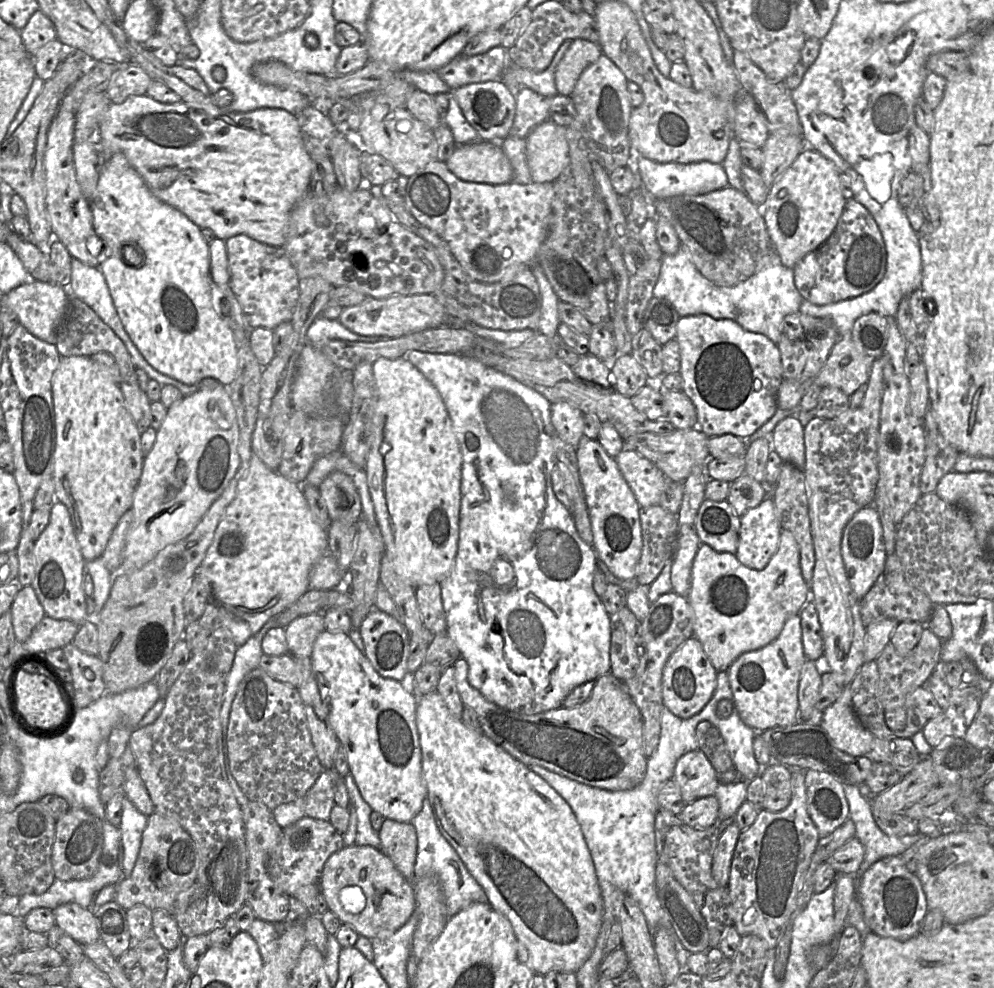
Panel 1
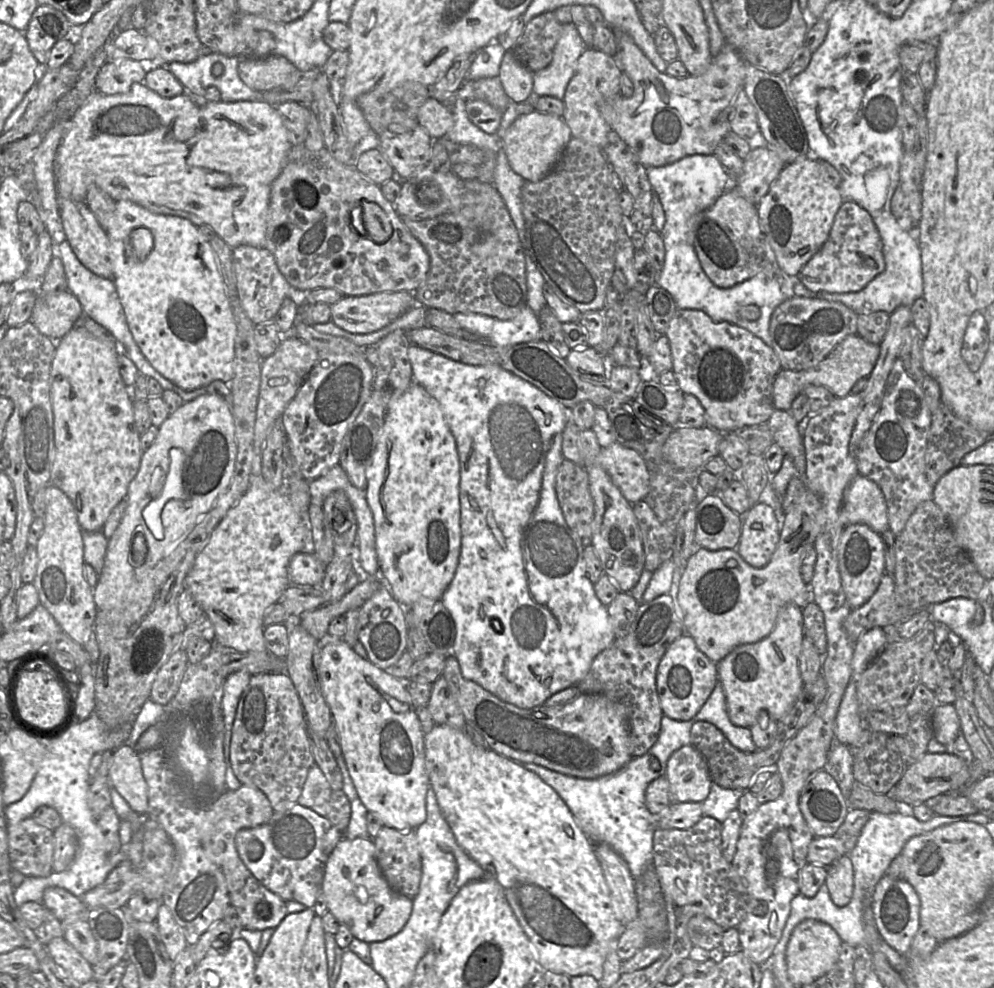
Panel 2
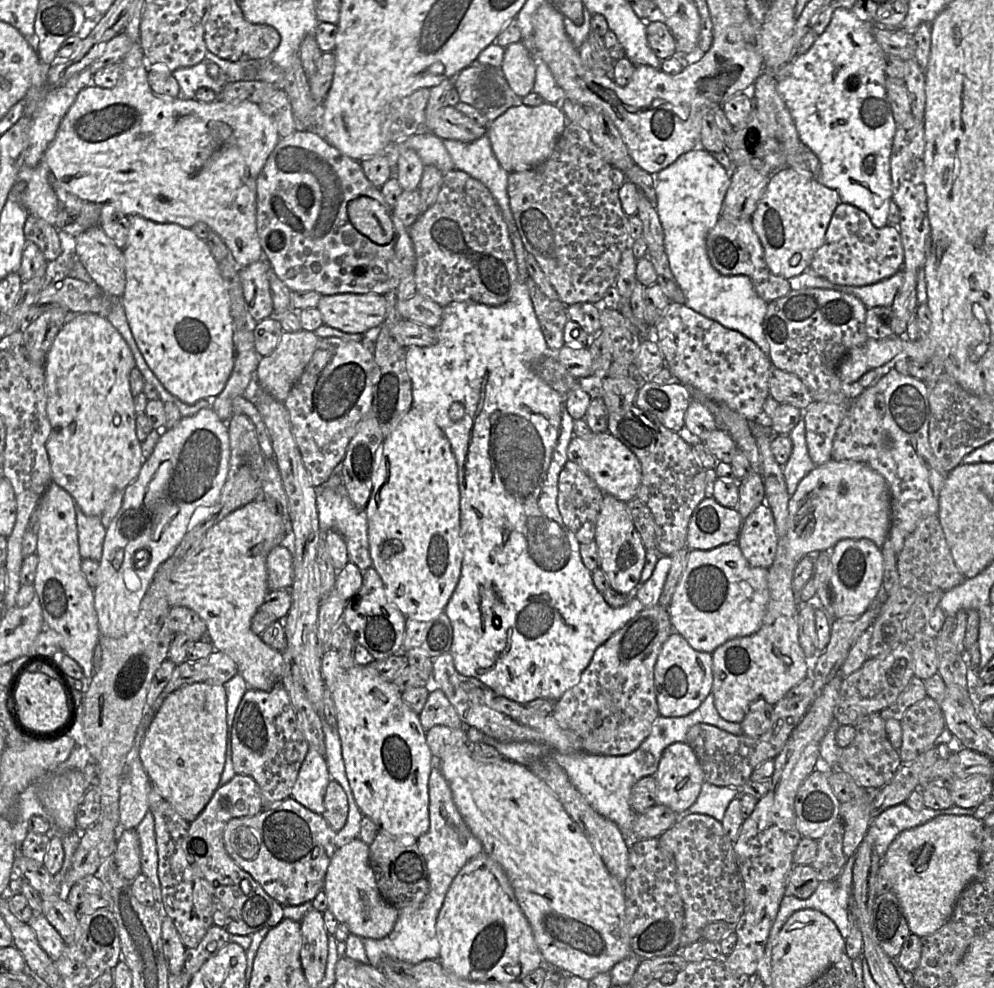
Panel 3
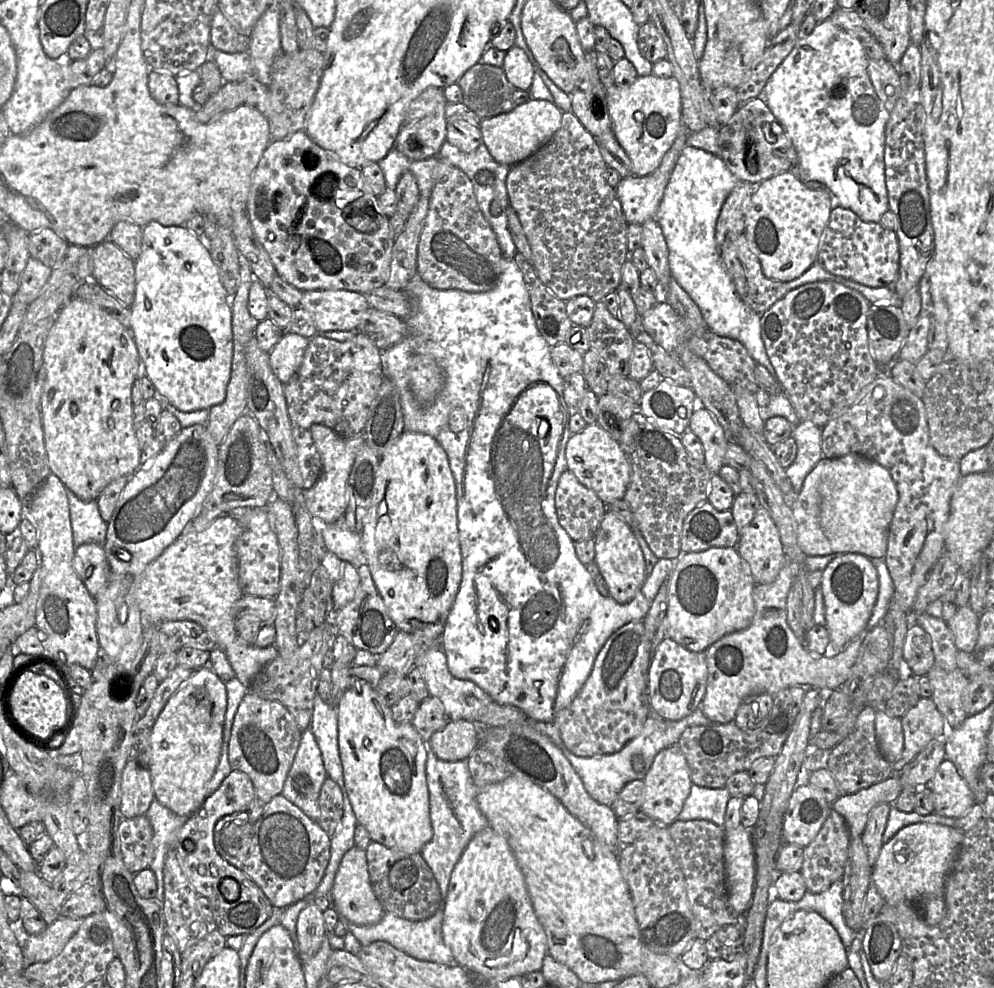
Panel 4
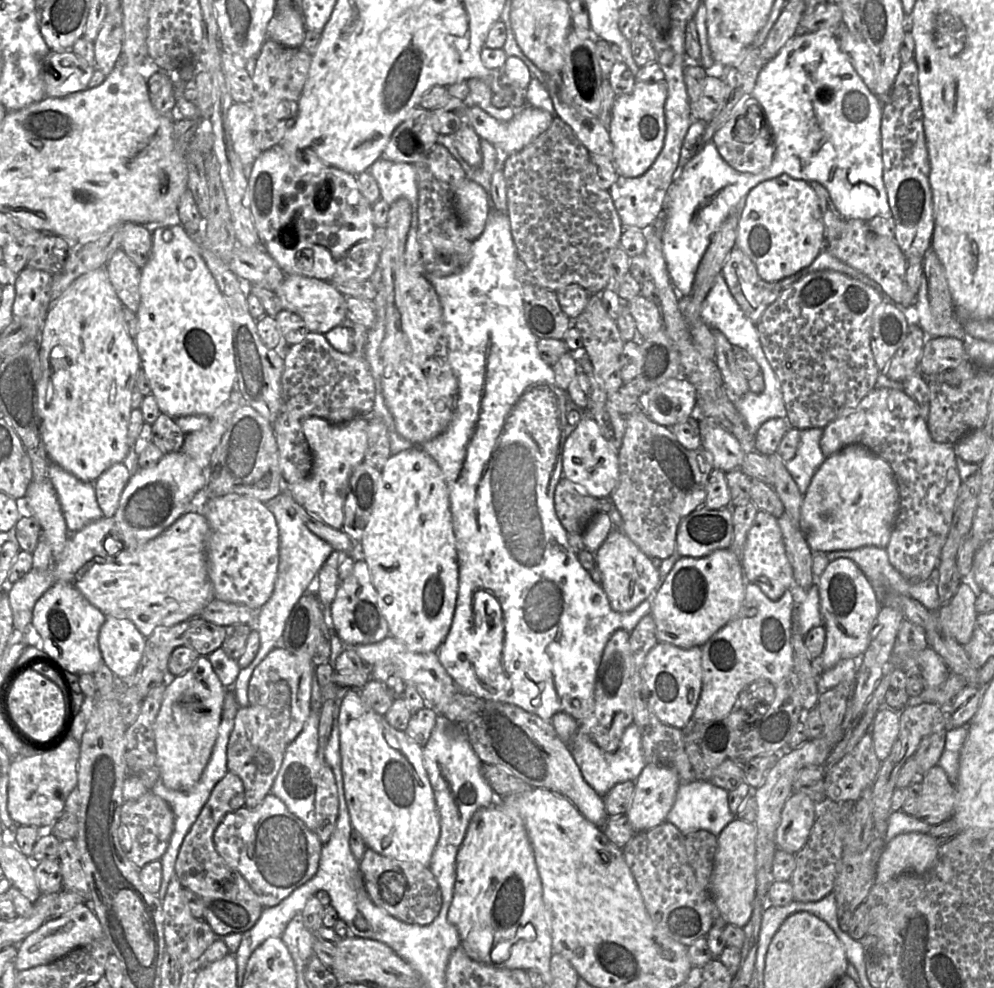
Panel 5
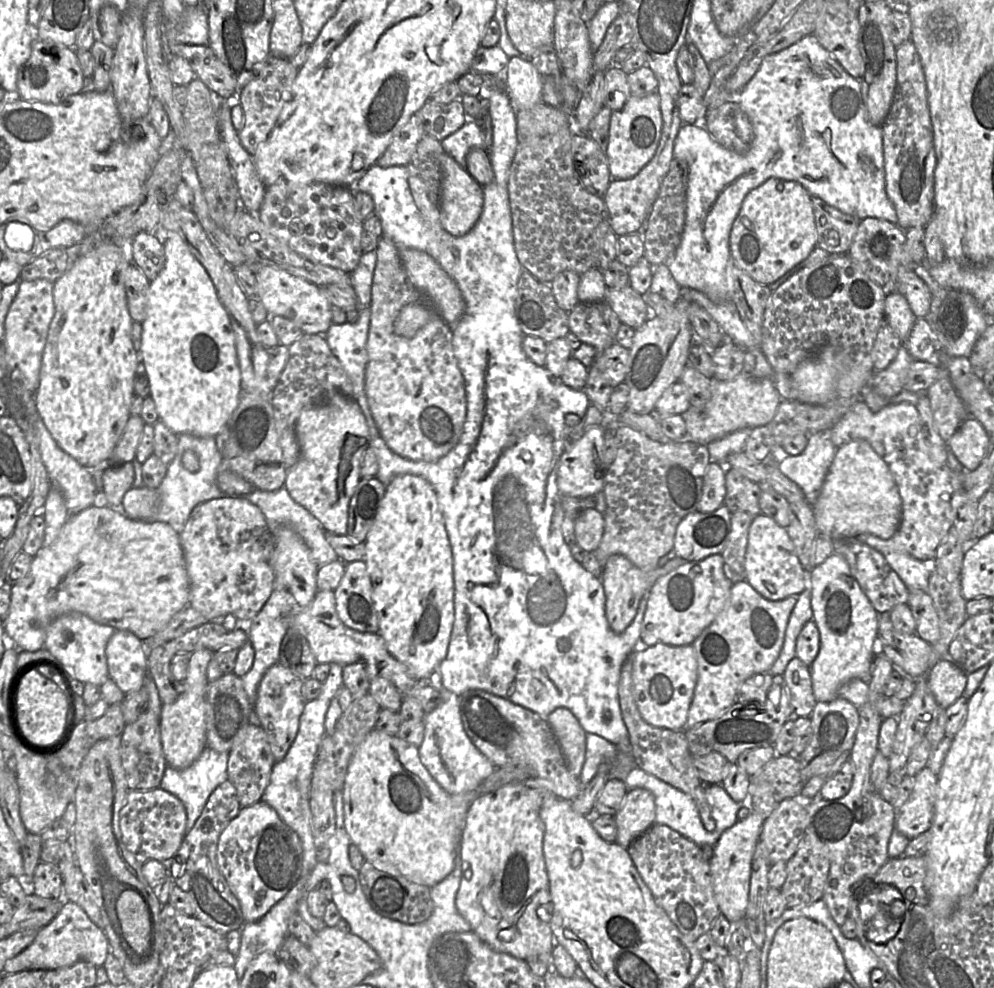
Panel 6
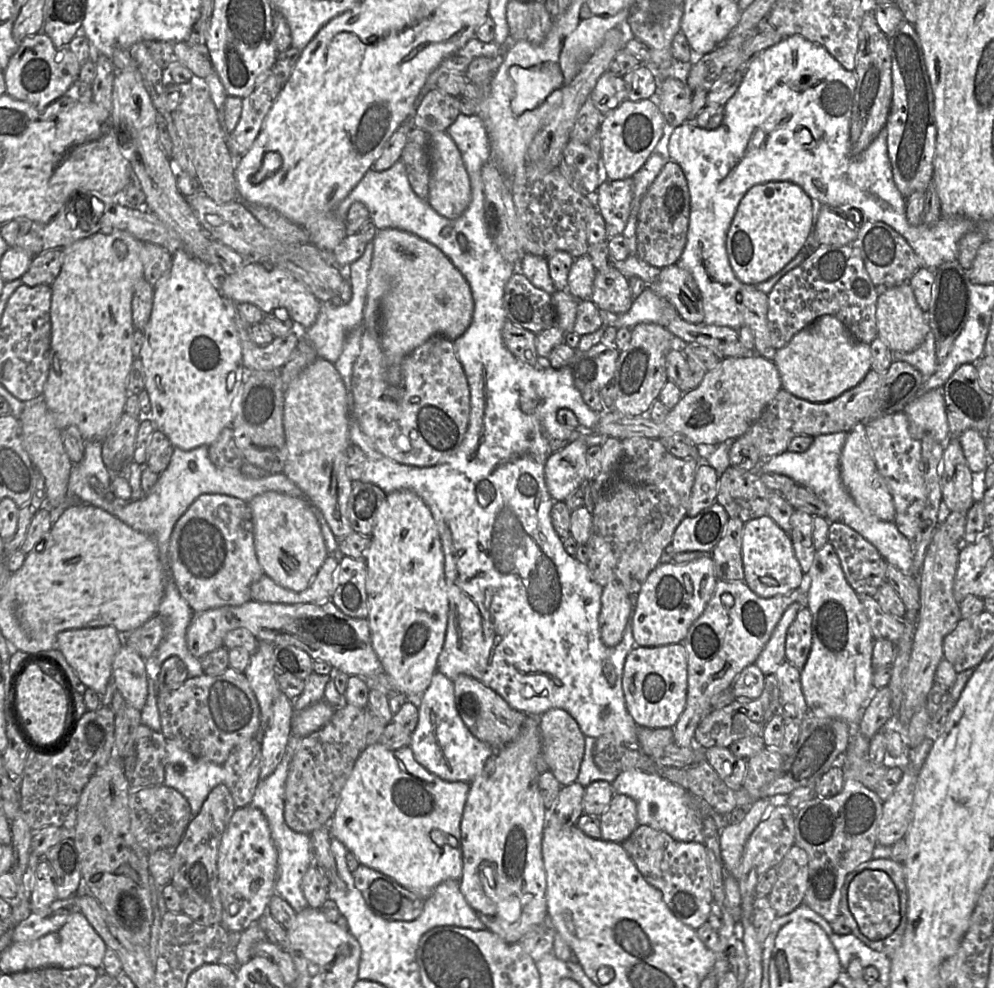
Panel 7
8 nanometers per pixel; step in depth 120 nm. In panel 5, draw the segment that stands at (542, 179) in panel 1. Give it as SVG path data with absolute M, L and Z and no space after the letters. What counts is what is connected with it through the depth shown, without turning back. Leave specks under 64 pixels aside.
M469 106L469 124L481 138L490 142L499 152L509 157L533 142L552 124L554 116L545 110L525 107L509 121L500 121L477 106Z

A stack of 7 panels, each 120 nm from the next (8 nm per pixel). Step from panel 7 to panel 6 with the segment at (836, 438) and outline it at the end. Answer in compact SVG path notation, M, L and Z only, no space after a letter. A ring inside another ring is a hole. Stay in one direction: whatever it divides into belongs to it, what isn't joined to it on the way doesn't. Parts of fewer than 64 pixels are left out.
M822 430L808 436L808 444L801 454L782 455L776 449L771 459L784 475L801 488L806 501L813 506L836 451L831 430ZM860 534L855 539L880 552L907 589L928 592L928 580L934 571L934 561L920 561L911 557L904 550L898 549L893 537L885 540L871 534Z

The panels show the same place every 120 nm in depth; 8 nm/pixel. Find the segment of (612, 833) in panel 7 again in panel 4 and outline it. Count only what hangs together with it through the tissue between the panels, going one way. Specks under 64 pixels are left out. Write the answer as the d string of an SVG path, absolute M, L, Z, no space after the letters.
M672 745L658 752L643 781L645 792L640 811L657 823L669 826L677 820L693 785L689 765L679 745Z

